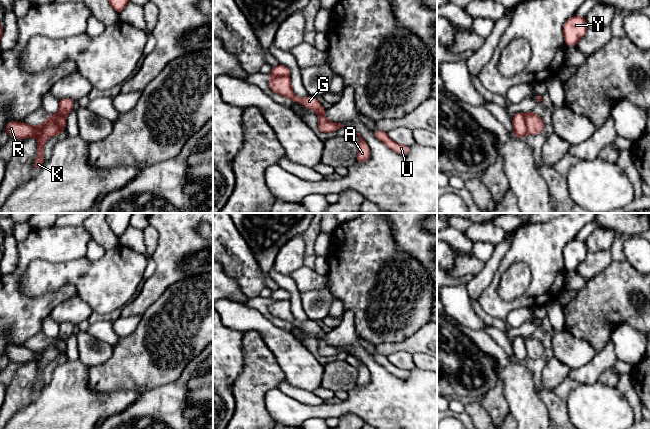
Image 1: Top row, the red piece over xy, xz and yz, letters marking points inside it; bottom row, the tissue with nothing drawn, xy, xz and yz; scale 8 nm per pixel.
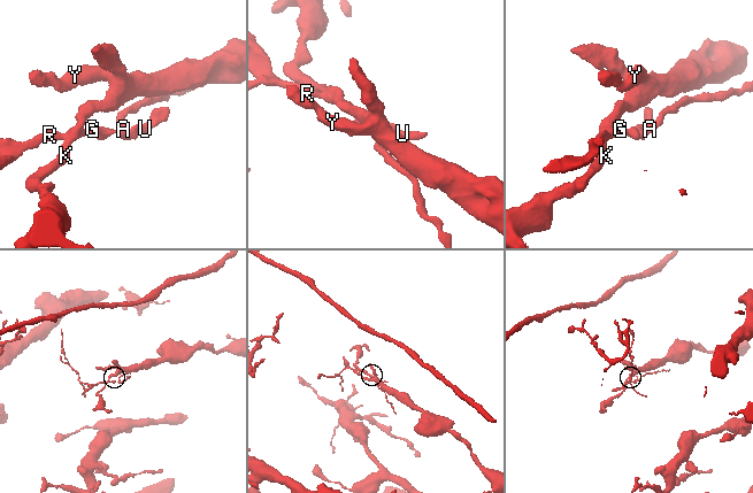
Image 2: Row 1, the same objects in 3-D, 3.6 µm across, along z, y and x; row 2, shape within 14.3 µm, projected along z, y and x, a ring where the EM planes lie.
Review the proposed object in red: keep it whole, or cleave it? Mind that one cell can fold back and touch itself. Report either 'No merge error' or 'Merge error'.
Merge error

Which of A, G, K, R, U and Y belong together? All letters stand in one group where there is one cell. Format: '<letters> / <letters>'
A G R U / K Y

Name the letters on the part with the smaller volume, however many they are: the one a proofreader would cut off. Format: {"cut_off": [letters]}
{"cut_off": ["A", "G", "R", "U"]}

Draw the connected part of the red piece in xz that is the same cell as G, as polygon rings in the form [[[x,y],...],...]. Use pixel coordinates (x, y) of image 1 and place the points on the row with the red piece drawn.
[[[290,76],[270,78],[268,81],[270,89],[274,94],[279,94],[288,97],[291,101],[299,102],[306,108],[312,109],[318,115],[318,129],[322,133],[330,133],[340,129],[341,127],[347,127],[341,123],[335,123],[329,121],[324,115],[325,109],[317,100],[316,97],[307,96],[300,99],[292,90]]]

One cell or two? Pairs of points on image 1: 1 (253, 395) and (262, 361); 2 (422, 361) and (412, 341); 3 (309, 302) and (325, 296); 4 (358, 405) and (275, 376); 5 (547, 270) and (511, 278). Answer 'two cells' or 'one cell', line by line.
1: one cell
2: two cells
3: one cell
4: two cells
5: two cells

